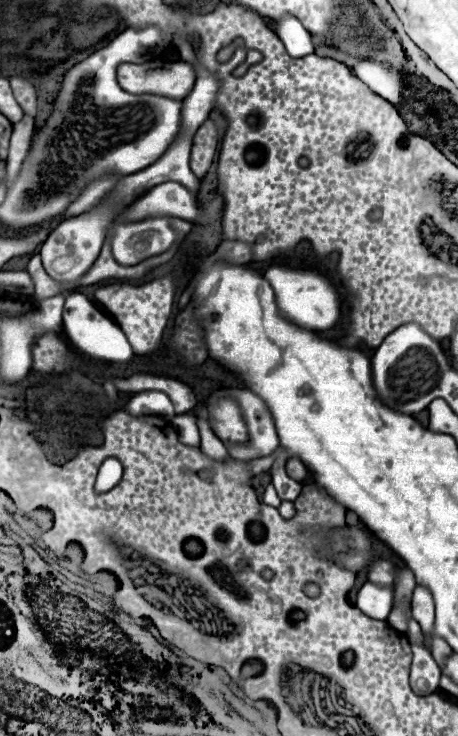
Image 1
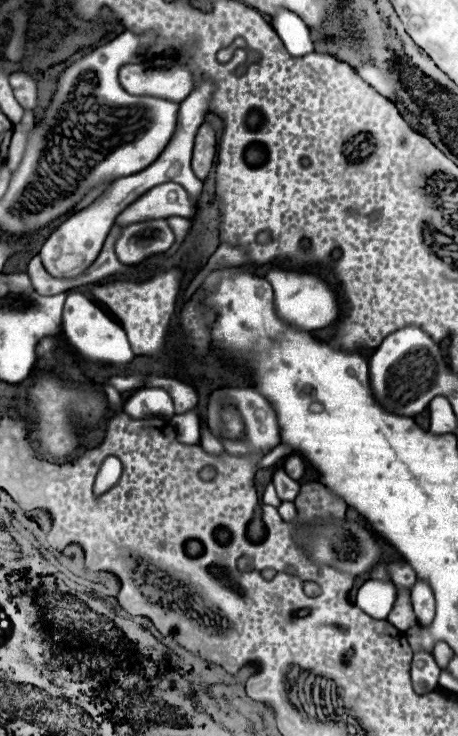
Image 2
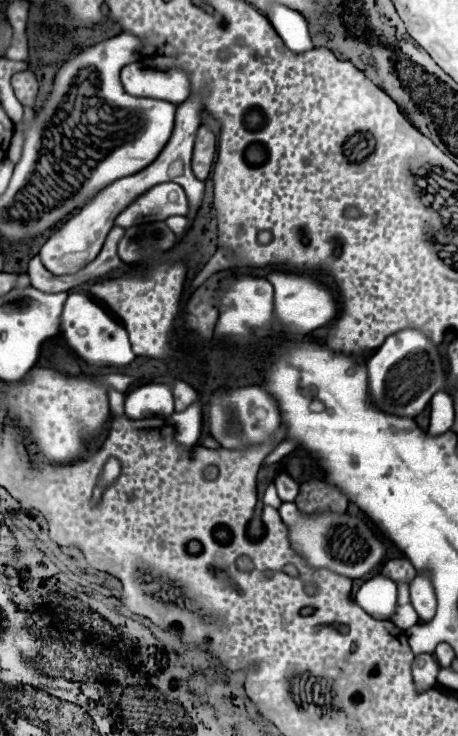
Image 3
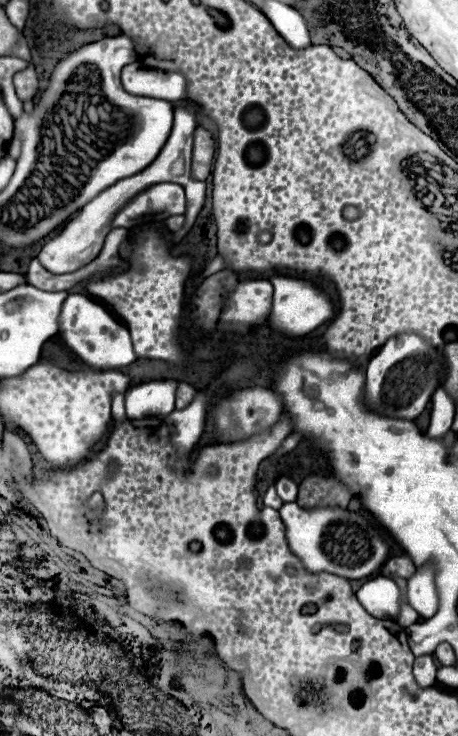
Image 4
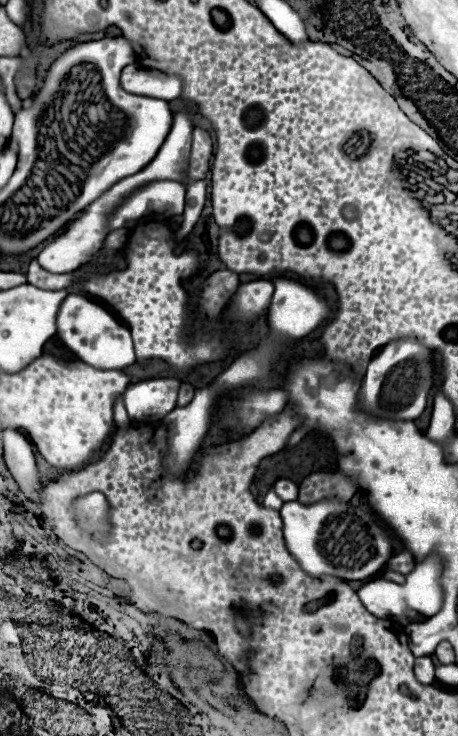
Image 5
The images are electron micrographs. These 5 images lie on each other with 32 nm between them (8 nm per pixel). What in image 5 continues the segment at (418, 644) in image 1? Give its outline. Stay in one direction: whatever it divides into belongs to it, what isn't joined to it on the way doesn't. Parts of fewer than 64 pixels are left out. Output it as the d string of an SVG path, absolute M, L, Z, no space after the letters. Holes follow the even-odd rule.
M420 656L416 658L414 664L414 674L420 680L420 684L432 685L436 682L435 677L436 664L430 656Z

